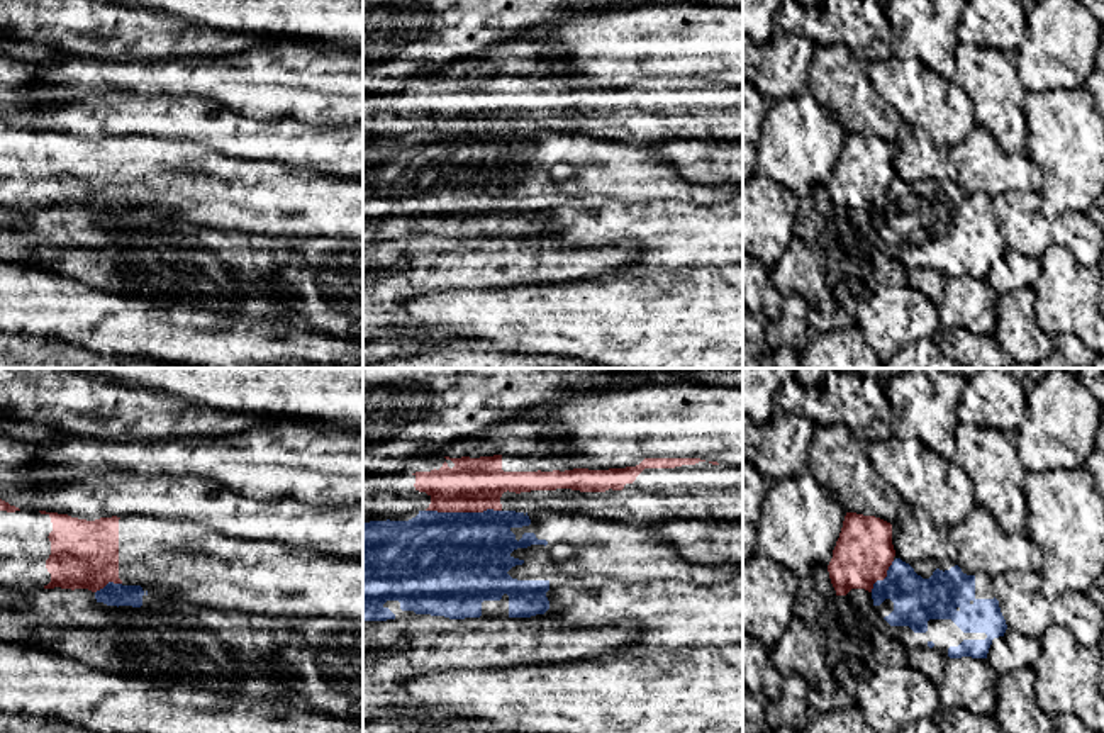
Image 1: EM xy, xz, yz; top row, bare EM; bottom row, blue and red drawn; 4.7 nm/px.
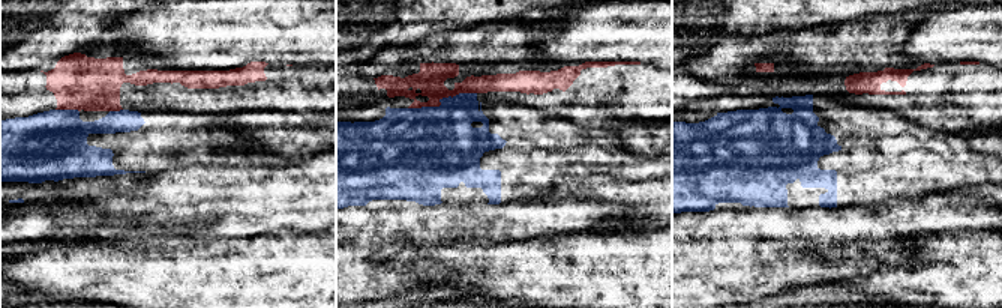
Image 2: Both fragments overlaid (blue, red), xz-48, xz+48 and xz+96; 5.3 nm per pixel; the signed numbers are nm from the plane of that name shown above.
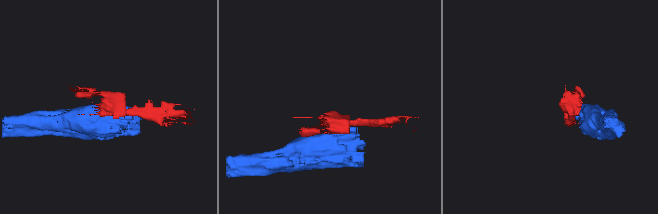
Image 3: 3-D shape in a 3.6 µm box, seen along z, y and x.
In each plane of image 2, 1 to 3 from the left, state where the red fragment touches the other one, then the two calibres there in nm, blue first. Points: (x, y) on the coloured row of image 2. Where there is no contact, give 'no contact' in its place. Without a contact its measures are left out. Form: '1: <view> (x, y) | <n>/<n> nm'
1: xz-48 (68, 110) | 360/280 nm
2: xz+48 (440, 101) | 440/150 nm
3: no contact

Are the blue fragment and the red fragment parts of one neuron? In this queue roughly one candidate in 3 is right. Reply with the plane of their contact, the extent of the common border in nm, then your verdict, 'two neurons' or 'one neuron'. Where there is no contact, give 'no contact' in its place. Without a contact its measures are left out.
contact in xz; length 360 nm; two neurons

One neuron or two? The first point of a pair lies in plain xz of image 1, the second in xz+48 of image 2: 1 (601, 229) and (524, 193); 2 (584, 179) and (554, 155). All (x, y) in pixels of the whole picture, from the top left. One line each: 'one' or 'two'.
1: two
2: one

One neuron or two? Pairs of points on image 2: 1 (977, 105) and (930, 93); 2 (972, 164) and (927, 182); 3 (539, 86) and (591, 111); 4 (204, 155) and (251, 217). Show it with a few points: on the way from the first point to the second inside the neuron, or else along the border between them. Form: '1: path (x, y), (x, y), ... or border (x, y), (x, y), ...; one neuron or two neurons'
1: path (965, 96), (942, 96); one neuron
2: path (962, 166), (944, 166), (938, 172); one neuron
3: path (554, 83), (569, 83), (582, 96); one neuron
4: border (198, 164), (222, 166); two neurons

